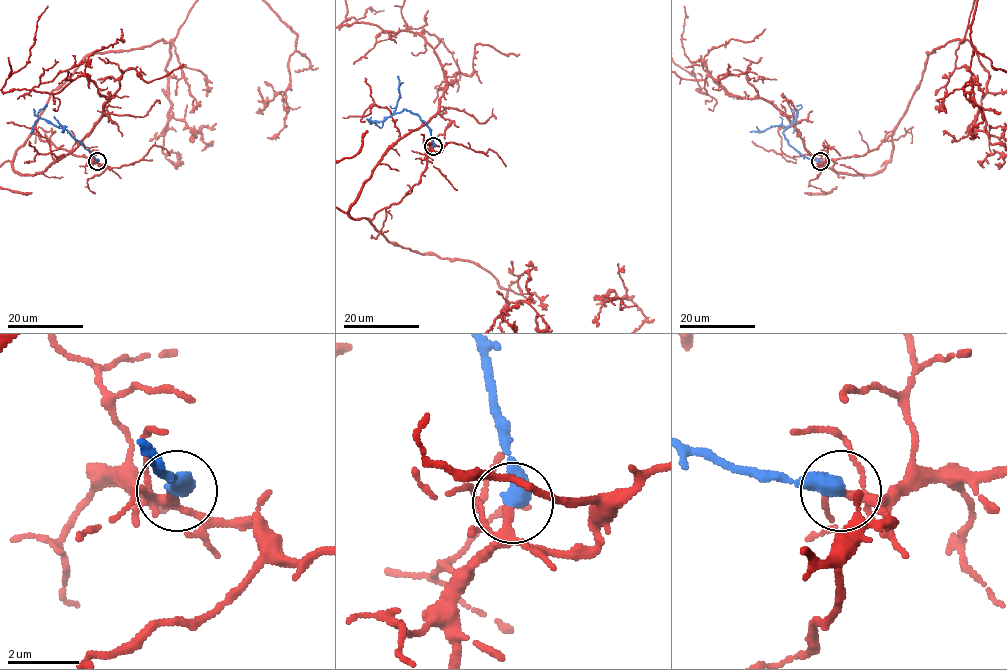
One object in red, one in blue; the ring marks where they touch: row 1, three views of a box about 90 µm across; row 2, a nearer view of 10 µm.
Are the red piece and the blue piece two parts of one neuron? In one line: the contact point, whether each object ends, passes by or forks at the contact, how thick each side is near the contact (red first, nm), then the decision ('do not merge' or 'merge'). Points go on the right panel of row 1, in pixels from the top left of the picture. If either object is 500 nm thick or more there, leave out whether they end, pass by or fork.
(820, 161) | 160/500 nm | merge

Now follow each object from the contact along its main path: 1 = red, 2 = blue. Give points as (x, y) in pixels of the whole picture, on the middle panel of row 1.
1: (433, 147), (421, 180), (369, 220), (386, 238), (478, 263), (539, 302), (633, 296), (622, 309), (604, 295)
2: (433, 146), (430, 129), (417, 114), (404, 110), (373, 122), (380, 128), (383, 122)

